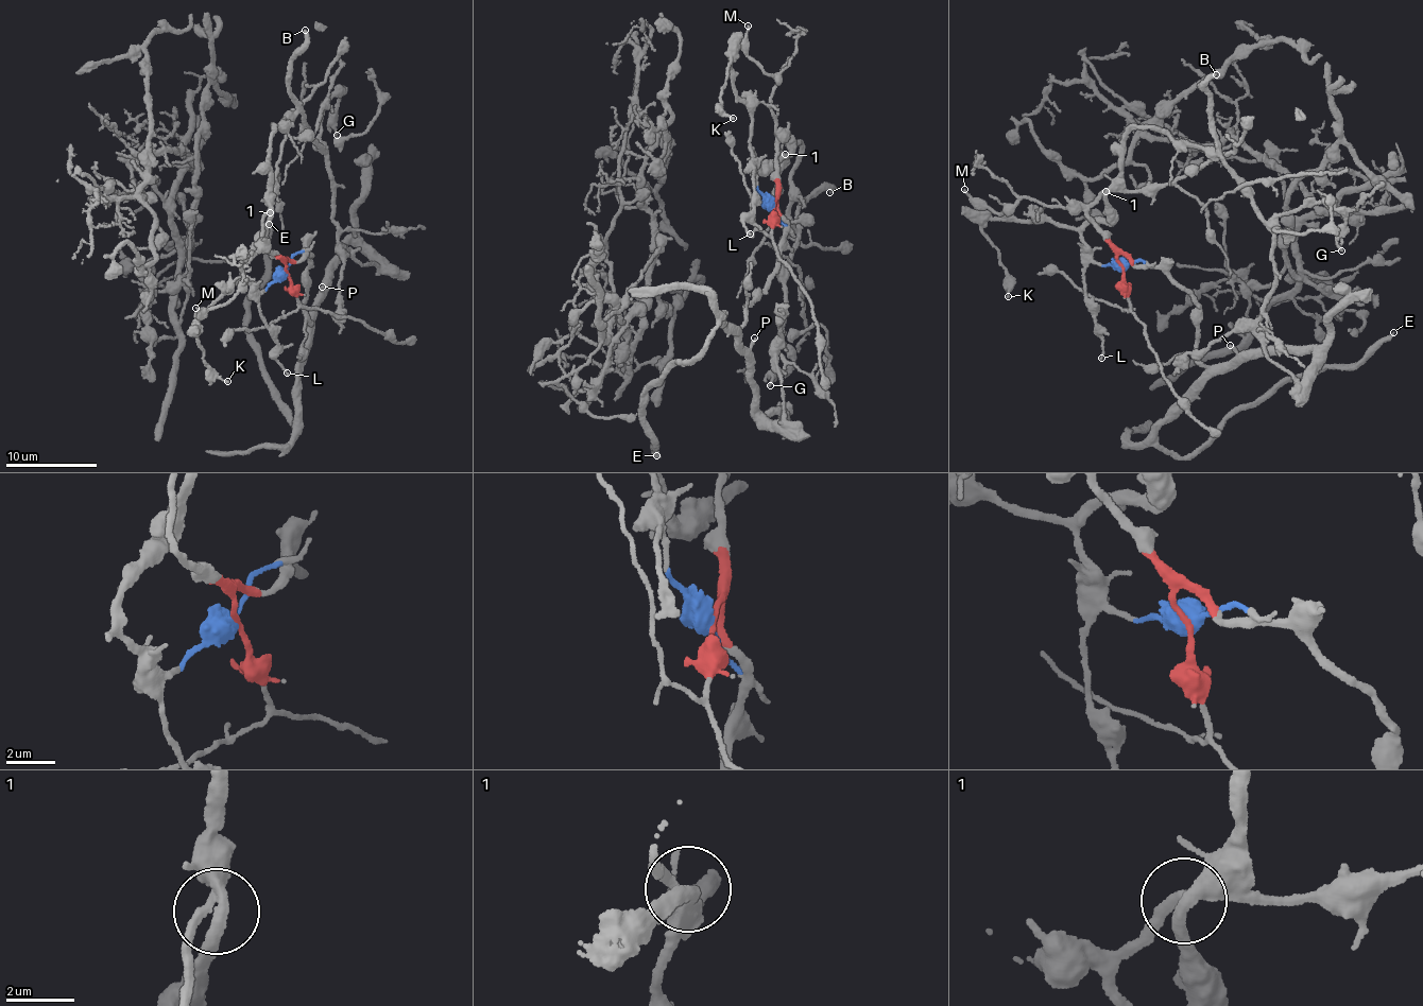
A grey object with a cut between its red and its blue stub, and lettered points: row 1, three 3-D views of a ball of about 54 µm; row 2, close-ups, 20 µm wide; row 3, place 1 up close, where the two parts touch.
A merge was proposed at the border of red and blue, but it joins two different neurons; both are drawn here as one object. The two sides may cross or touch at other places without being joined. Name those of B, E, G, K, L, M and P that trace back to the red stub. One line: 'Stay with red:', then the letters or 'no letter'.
Stay with red: E, M, P

